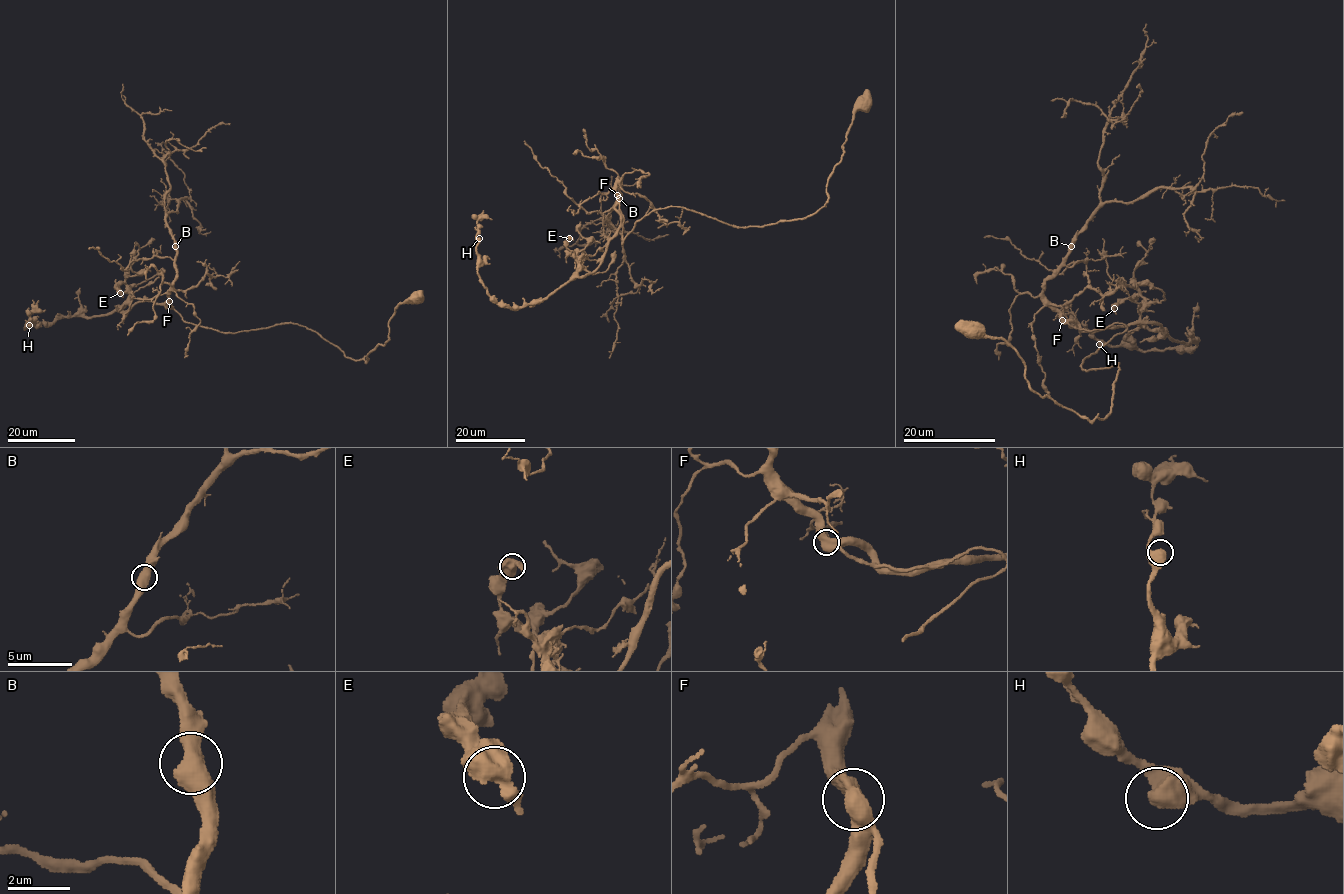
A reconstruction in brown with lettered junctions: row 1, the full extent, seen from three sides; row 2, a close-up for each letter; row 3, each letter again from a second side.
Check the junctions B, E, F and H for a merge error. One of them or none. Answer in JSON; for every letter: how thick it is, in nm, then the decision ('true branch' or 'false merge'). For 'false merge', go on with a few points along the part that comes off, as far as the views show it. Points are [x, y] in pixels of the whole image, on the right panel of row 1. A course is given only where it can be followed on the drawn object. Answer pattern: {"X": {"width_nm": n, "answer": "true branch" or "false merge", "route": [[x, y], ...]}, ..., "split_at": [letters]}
{"B": {"width_nm": 600, "answer": "true branch"}, "E": {"width_nm": 650, "answer": "true branch"}, "F": {"width_nm": 650, "answer": "true branch"}, "H": {"width_nm": 600, "answer": "true branch"}, "split_at": []}

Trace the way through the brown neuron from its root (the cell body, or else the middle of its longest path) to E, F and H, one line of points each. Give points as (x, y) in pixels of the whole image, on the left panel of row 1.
E: (418, 297), (366, 361), (297, 324), (220, 332), (170, 300), (124, 312), (120, 293)
F: (418, 297), (399, 304), (388, 339), (366, 361), (347, 358), (297, 324), (220, 332), (185, 321), (169, 301)
H: (418, 297), (399, 304), (388, 339), (366, 361), (297, 324), (225, 333), (189, 323), (170, 300), (29, 325)

